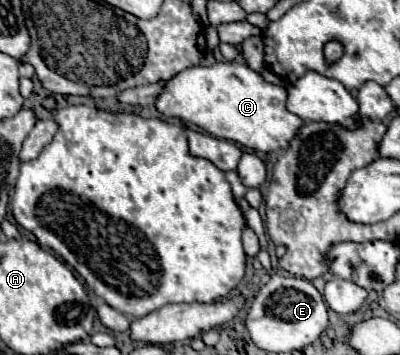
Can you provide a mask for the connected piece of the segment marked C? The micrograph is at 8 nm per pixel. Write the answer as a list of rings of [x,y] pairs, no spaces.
[[[216,62],[212,66],[190,66],[174,74],[156,98],[156,110],[164,116],[196,124],[208,134],[238,142],[240,146],[274,152],[294,138],[302,120],[286,110],[286,90],[266,82],[258,72],[240,62]]]

